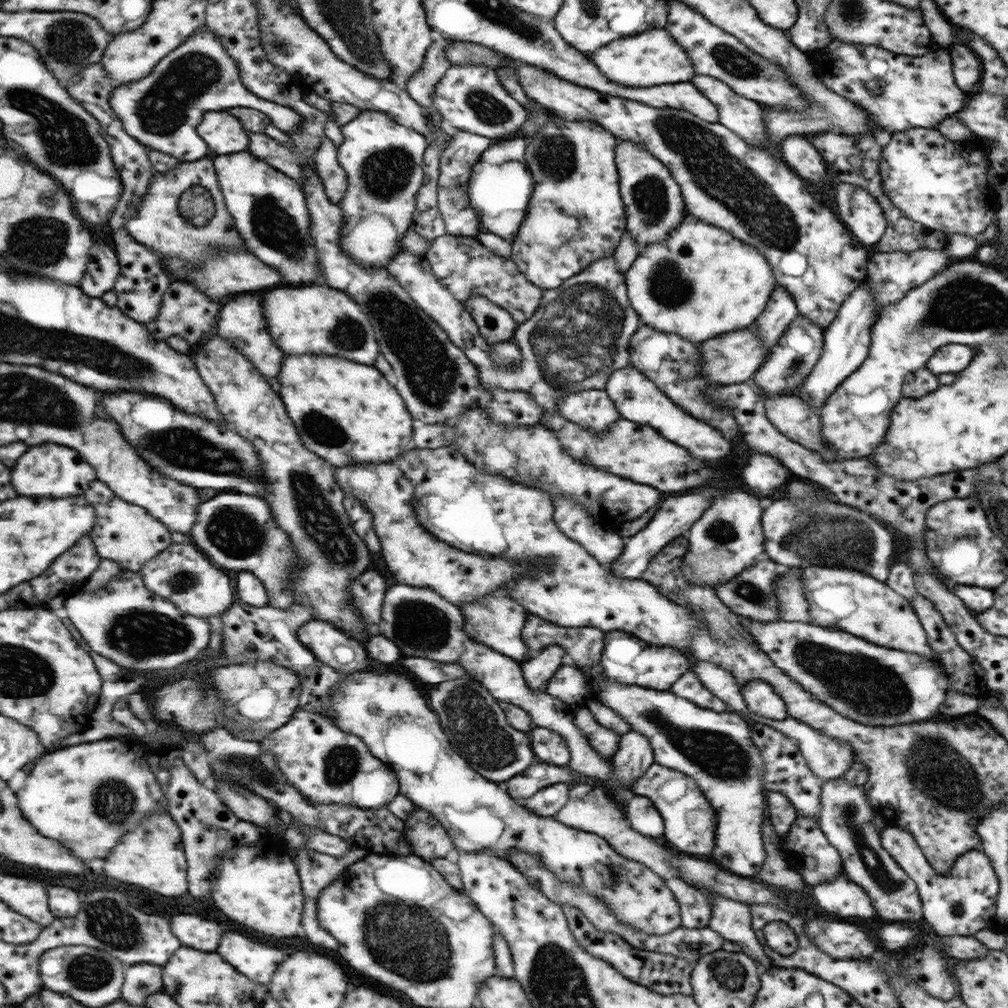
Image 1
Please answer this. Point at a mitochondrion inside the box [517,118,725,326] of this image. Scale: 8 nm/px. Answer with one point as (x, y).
(668, 285)

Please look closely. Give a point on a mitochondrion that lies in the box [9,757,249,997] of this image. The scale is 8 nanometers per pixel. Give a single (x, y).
(107, 921)

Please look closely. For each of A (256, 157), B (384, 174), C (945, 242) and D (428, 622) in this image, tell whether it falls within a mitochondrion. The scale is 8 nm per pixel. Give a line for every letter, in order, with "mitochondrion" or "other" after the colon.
A: other
B: mitochondrion
C: other
D: mitochondrion

